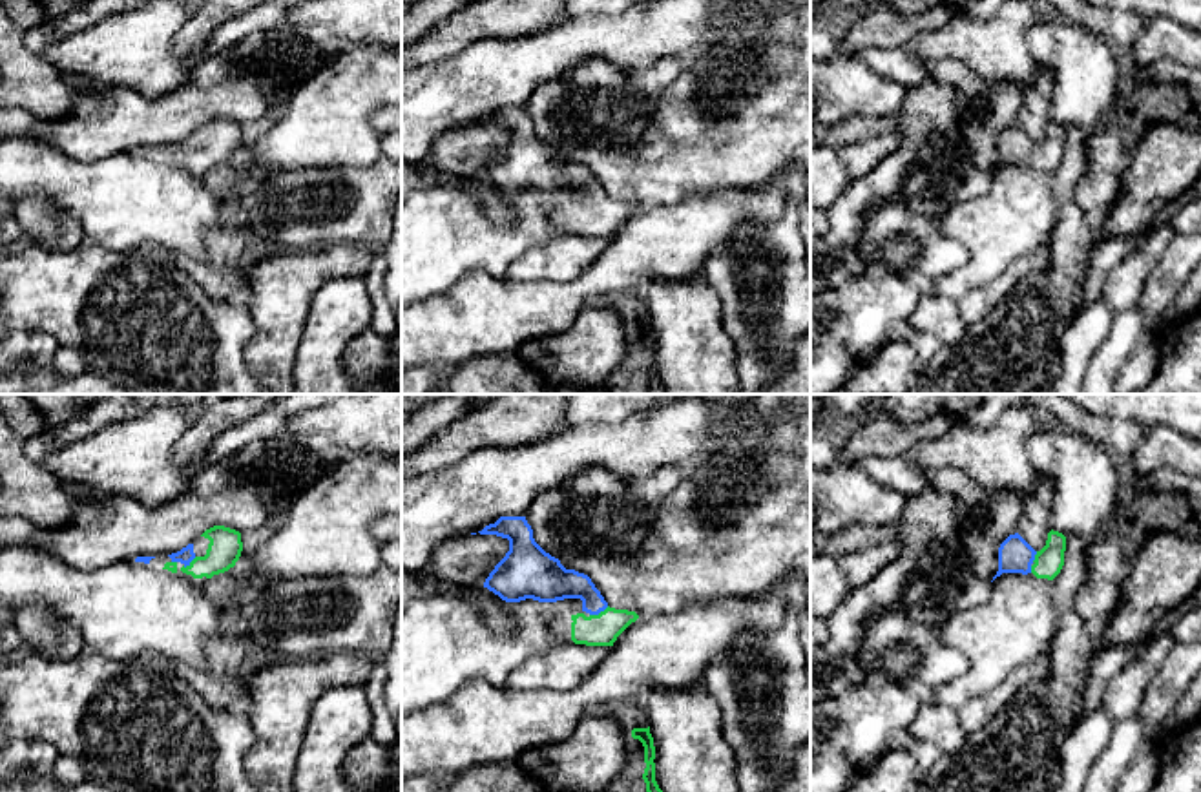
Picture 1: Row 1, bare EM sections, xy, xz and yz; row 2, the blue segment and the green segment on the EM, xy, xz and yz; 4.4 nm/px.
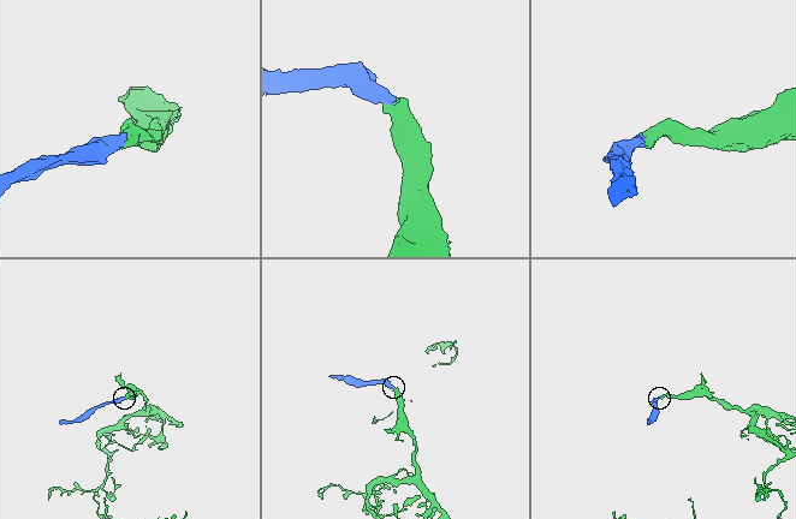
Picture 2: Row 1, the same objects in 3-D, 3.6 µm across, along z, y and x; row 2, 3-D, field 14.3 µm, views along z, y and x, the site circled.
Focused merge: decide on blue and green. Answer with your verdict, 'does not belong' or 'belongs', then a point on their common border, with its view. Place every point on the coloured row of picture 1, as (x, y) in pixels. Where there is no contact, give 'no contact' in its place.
belongs; meets blue in xz at (599, 612)

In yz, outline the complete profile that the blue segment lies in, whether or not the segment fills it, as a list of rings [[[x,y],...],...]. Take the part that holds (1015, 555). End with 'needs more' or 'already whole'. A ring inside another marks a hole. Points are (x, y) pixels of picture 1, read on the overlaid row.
[[[1053,529],[1048,533],[1046,546],[1040,551],[1035,551],[1018,533],[1009,535],[998,547],[998,571],[993,580],[1002,573],[1033,573],[1037,578],[1053,580],[1064,566],[1064,551],[1066,537]]]; needs more

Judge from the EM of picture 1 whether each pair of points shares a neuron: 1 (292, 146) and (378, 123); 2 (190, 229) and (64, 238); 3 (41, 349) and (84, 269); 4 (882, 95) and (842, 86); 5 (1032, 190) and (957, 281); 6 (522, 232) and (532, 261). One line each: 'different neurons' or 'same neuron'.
1: different neurons
2: different neurons
3: different neurons
4: same neuron
5: same neuron
6: different neurons

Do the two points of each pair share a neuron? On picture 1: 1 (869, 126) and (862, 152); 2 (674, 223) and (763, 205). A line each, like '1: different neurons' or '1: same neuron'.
1: different neurons
2: same neuron

